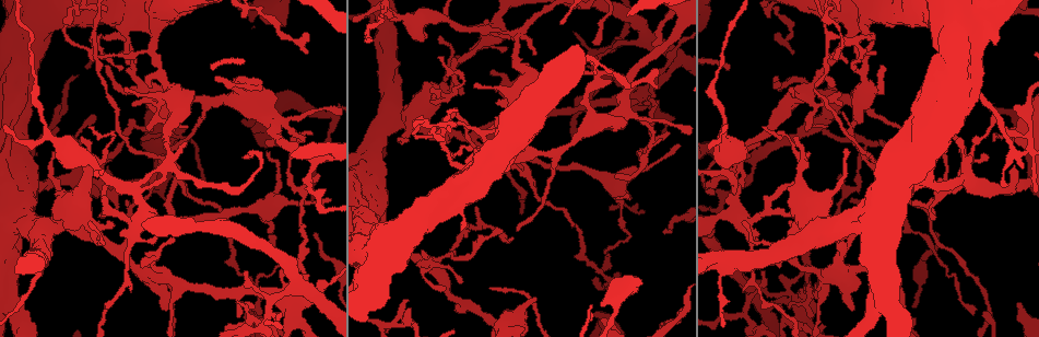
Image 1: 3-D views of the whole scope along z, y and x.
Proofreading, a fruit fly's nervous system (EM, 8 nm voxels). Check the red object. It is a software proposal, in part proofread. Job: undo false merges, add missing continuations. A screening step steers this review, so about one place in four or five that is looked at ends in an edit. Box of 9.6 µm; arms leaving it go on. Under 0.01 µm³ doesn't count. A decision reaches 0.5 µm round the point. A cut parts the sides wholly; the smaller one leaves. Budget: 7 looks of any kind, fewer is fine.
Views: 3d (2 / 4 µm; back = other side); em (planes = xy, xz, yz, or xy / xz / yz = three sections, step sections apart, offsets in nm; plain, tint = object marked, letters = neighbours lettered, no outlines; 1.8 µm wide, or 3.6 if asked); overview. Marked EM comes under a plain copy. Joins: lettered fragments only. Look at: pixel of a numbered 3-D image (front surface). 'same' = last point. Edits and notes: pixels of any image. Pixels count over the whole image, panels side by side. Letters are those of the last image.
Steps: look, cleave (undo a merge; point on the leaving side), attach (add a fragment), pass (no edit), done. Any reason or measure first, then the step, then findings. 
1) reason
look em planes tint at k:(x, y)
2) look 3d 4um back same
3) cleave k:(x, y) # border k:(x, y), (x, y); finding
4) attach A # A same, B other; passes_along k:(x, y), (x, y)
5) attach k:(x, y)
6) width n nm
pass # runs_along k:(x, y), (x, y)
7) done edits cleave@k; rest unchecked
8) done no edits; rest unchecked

an open end
look em planes letters at 1:(1018, 305)

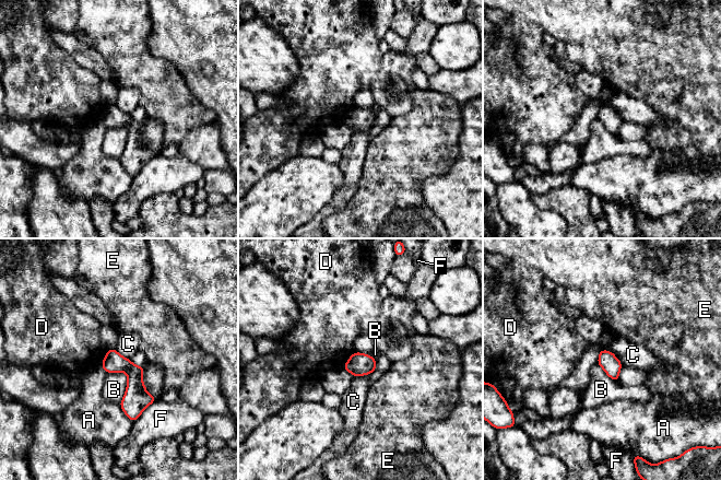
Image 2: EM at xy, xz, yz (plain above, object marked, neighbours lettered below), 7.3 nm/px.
pass # A other, B other, C other, D other, E other, F other; runs_along 2:(108, 353), (133, 375), (133, 417); no lettered fragment goes on from it

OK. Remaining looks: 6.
tapers out
look 3d 2um at 1:(409, 300)

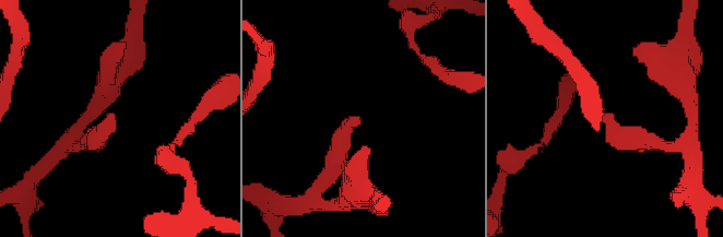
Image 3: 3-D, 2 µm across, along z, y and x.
need the tissue
look em yz step 4 letters at 3:(357, 122)

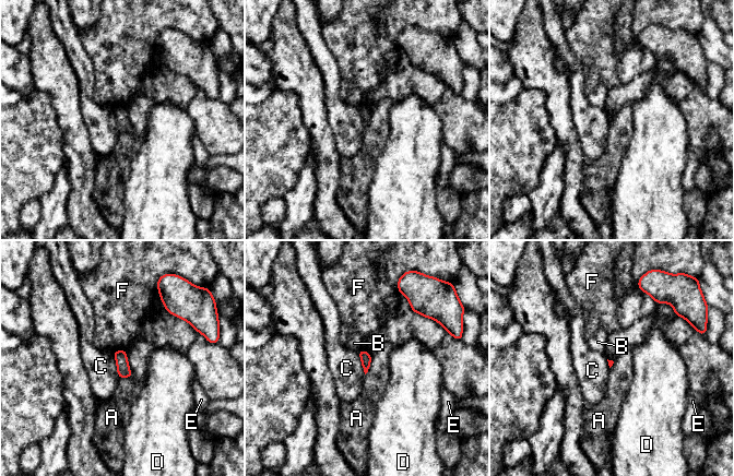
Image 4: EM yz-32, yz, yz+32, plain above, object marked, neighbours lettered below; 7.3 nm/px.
pass # A other, B other, C other, D other, E other, F other; border 4:(132, 376), (120, 379); none of them fits

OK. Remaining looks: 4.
sharp bend
look em xz step 8 tint at 1:(89, 40)

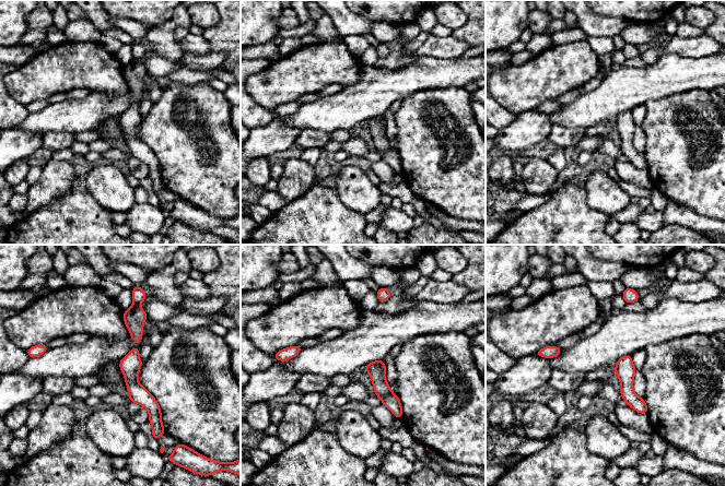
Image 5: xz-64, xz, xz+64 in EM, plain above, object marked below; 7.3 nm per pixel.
cut it another way
look em planes letters same

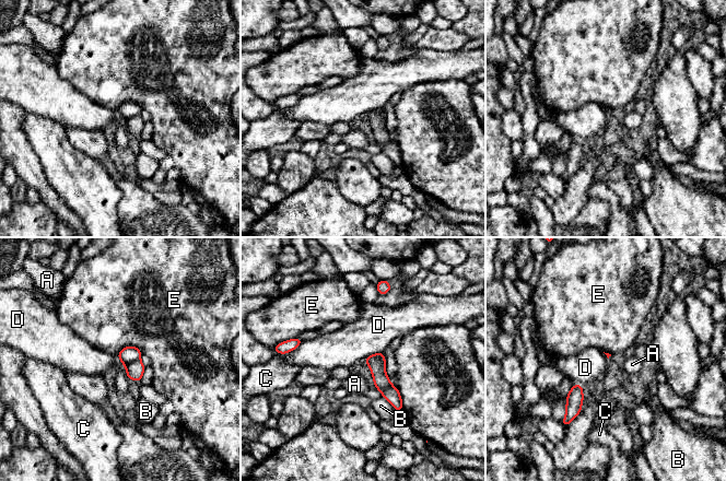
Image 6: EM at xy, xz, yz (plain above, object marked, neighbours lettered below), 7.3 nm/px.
longest_contact E 190 nm
cleave 6:(128, 354) # A other, B other, C other, D other, E other; border 6:(139, 359), (125, 365); a second neuron is stuck on

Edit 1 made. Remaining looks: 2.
done edits cleave@6; rest unchecked

